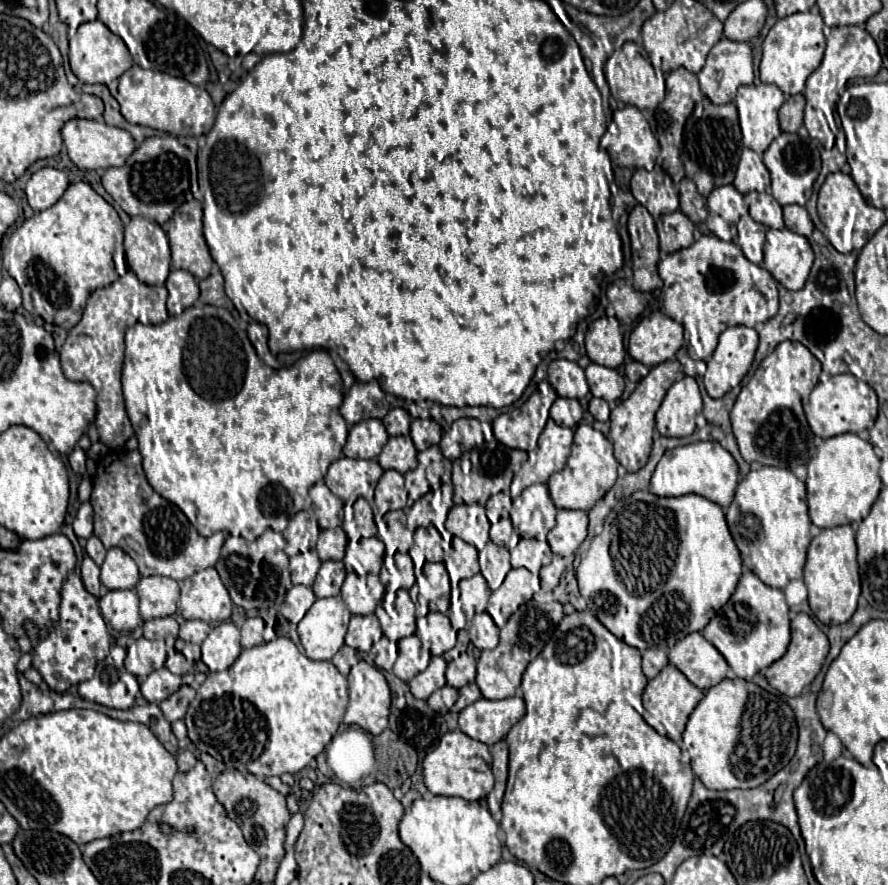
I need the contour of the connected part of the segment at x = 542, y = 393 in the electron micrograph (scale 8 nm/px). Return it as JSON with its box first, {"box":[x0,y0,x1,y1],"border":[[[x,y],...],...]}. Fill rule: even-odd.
{"box":[493,380,555,450],"border":[[[543,380],[539,384],[539,390],[533,392],[521,408],[509,414],[501,414],[493,420],[495,438],[509,448],[531,450],[541,430],[545,428],[549,419],[549,408],[555,400],[555,390],[549,386],[547,380]]]}

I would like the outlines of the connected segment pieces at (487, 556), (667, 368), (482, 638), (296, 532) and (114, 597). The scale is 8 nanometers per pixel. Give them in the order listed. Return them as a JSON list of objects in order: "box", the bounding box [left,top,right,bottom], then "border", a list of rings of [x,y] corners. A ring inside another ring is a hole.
[{"box":[479,542,511,590],"border":[[[487,542],[485,550],[479,552],[479,564],[481,564],[481,574],[491,590],[497,590],[505,580],[507,572],[511,570],[507,548],[497,546],[493,542]]]},{"box":[609,360,683,472],"border":[[[667,360],[663,364],[653,366],[651,372],[637,384],[635,392],[611,410],[609,426],[611,426],[613,446],[615,446],[615,458],[627,472],[637,472],[645,466],[651,452],[651,444],[653,444],[655,412],[661,406],[665,392],[671,388],[671,384],[679,378],[681,372],[683,372],[683,366],[677,360]]]},{"box":[469,612,499,650],"border":[[[485,612],[475,614],[469,634],[471,634],[473,646],[479,650],[489,650],[499,644],[499,628],[493,626],[493,618],[489,618],[489,614]]]},{"box":[283,510,319,554],"border":[[[303,510],[289,520],[289,526],[283,532],[287,540],[287,554],[301,554],[301,550],[315,550],[319,537],[319,525],[313,510]]]},{"box":[99,590,141,632],"border":[[[111,590],[99,598],[103,620],[119,632],[133,632],[141,624],[139,598],[135,590]]]}]

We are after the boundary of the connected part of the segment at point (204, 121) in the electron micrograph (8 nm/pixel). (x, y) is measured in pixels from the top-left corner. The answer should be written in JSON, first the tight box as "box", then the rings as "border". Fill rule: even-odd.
{"box":[119,66,215,136],"border":[[[131,66],[119,78],[119,104],[129,124],[149,126],[173,136],[201,136],[207,134],[215,122],[215,104],[203,86],[165,72],[143,70],[141,66]]]}

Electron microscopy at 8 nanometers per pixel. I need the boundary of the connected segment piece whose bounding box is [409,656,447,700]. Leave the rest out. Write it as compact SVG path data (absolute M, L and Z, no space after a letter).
M433 656L427 670L419 672L415 678L409 680L411 694L415 698L427 700L435 690L445 686L445 668L447 668L445 660L441 656Z

